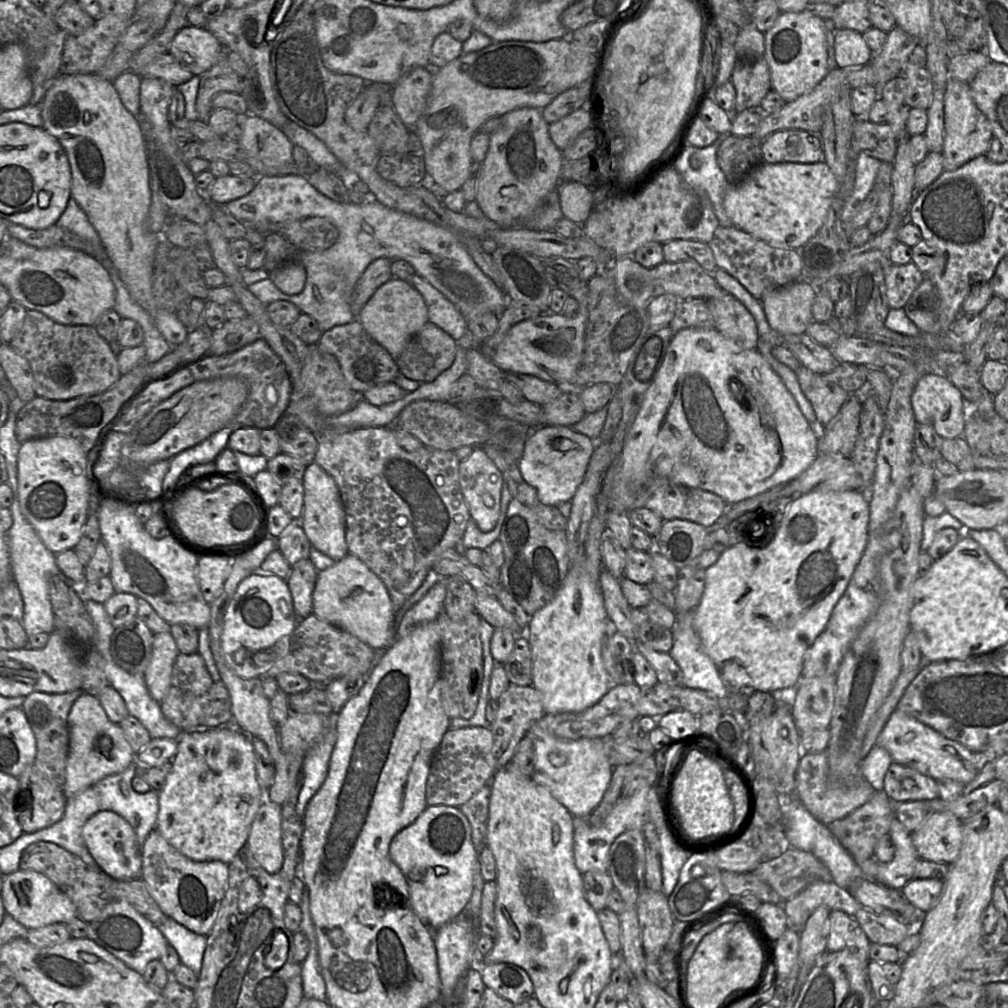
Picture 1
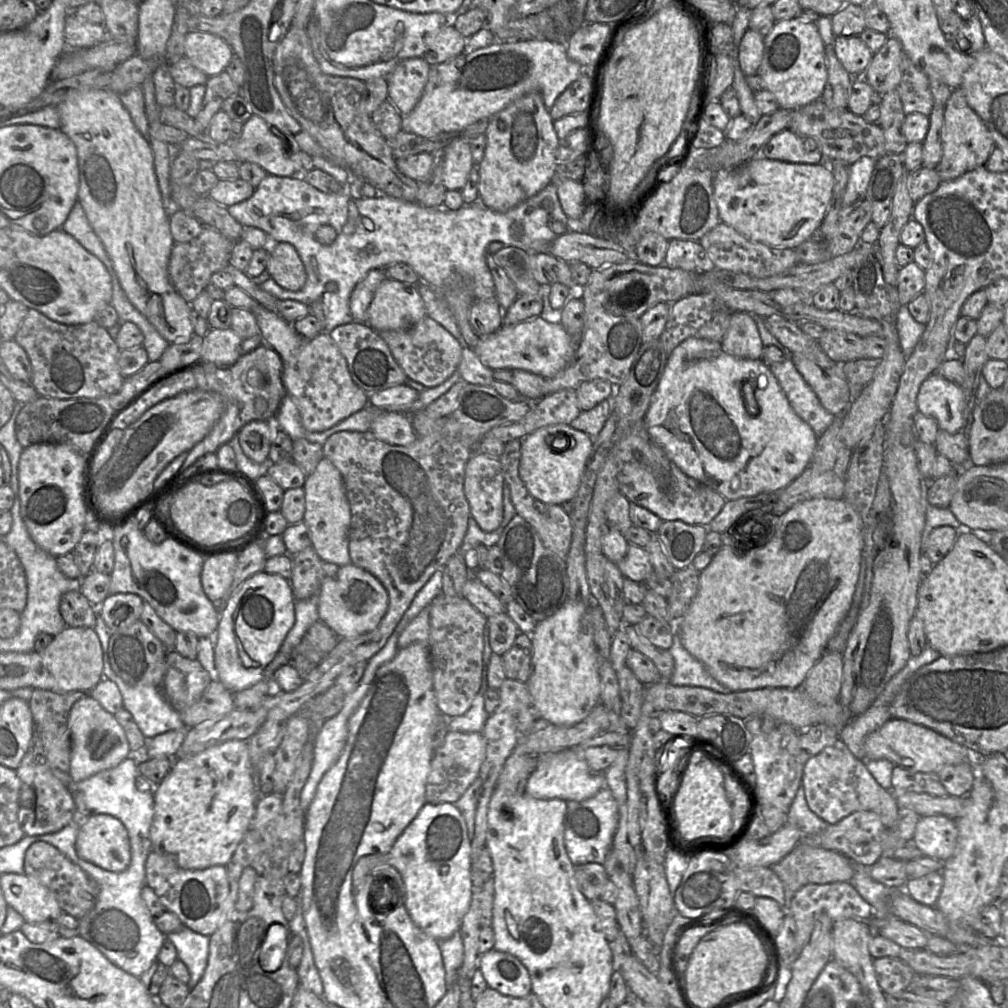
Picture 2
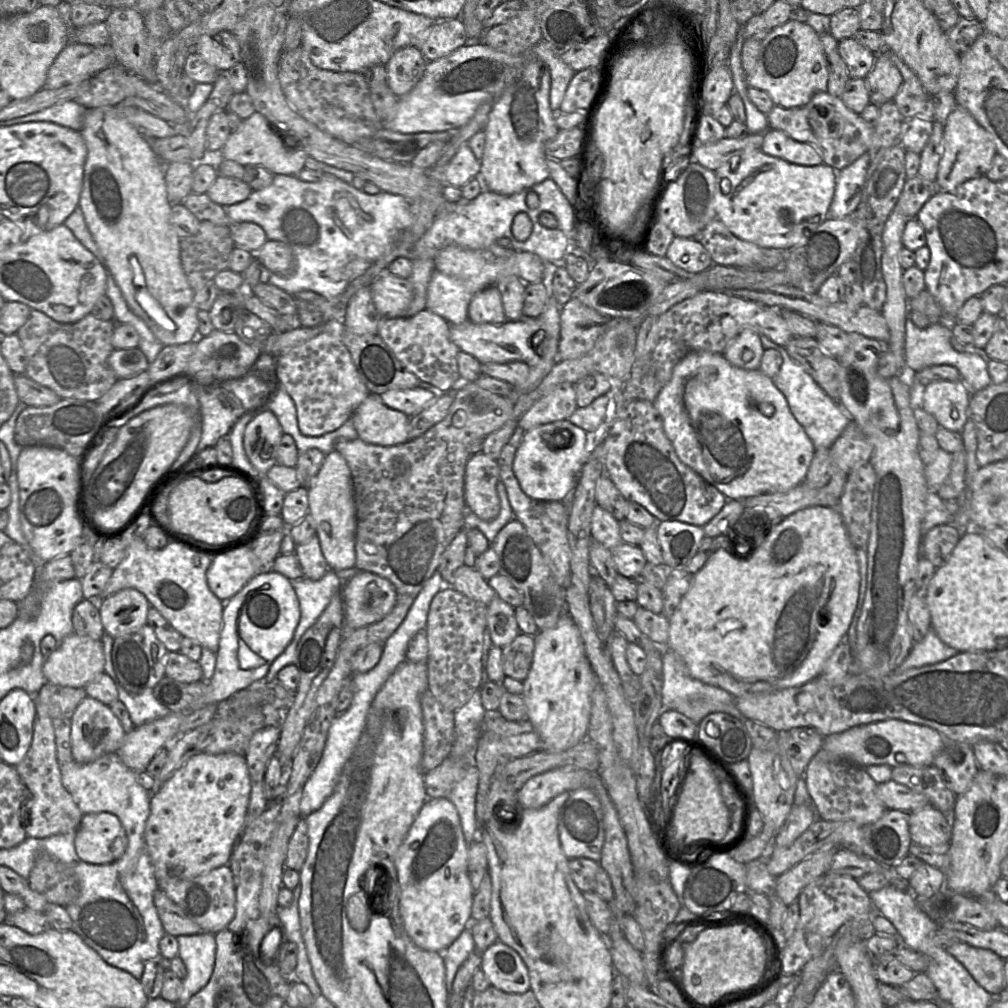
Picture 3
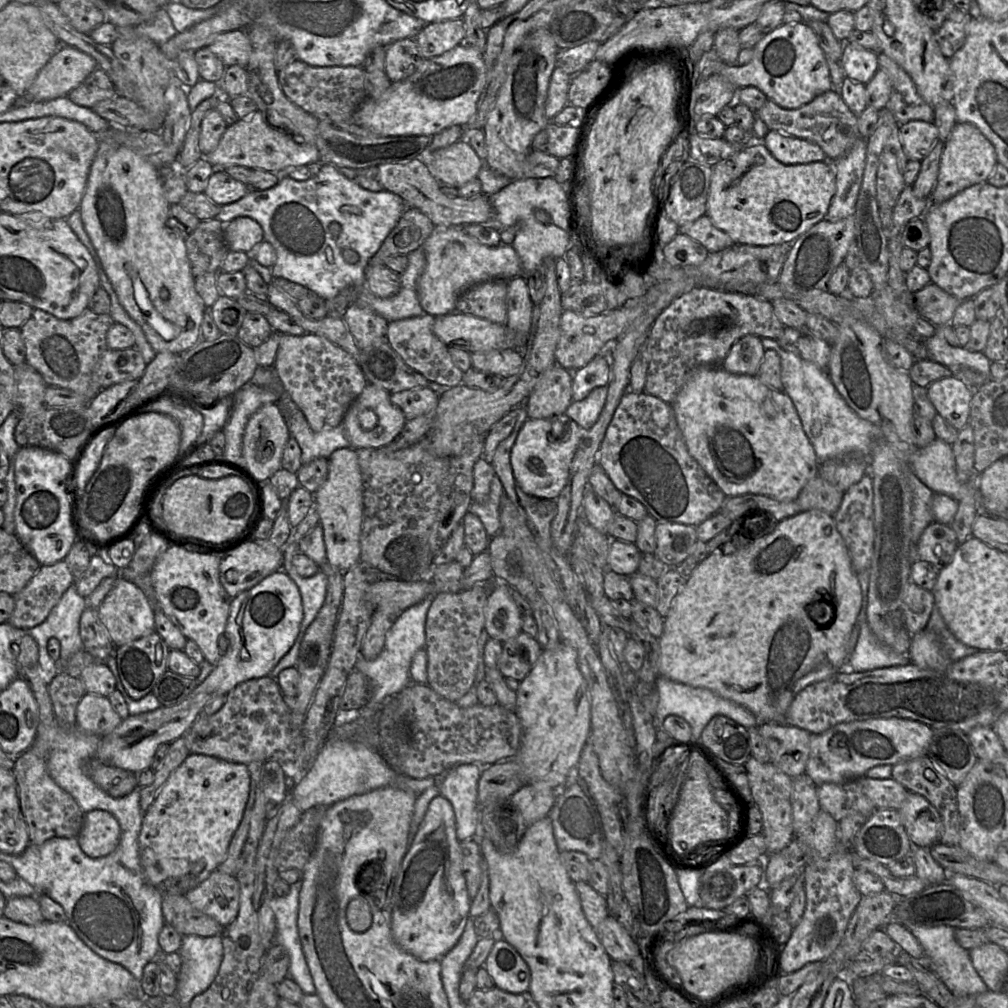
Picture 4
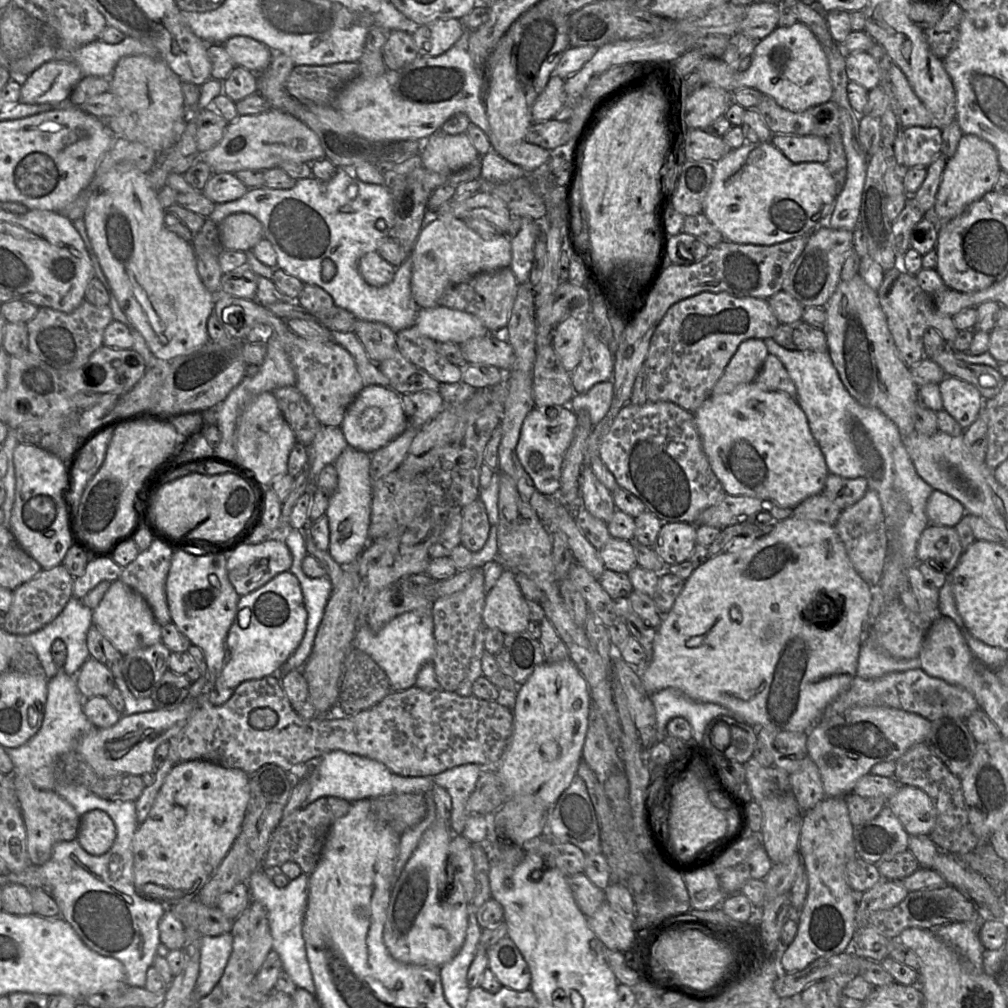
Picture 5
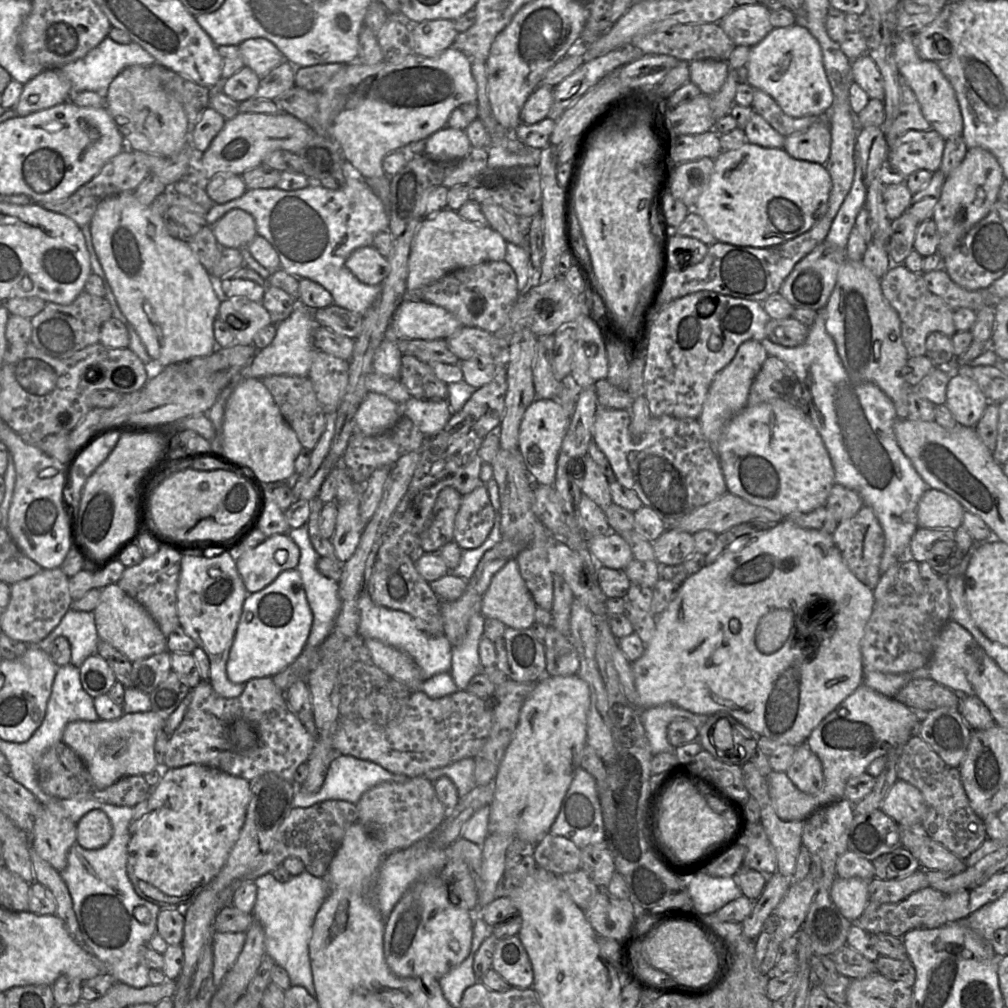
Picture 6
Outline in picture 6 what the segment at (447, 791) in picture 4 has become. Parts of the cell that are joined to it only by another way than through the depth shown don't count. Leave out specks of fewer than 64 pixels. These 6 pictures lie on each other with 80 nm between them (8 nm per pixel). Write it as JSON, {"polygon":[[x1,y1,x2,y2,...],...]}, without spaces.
{"polygon":[[464,758,445,767,429,770,423,776,432,782,442,776,450,778,457,788,459,798,461,798,476,786,474,769,474,759]]}

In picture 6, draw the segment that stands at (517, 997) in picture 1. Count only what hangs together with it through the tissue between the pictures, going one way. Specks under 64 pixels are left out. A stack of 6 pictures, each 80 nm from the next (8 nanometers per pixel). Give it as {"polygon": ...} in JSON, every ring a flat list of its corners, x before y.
{"polygon":[[518,936,497,942,492,969,513,988,526,989,533,986,533,968]]}

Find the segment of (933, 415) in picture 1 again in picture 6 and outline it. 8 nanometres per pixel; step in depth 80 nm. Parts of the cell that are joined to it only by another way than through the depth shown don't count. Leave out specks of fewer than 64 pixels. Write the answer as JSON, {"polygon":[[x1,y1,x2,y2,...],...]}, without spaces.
{"polygon":[[952,373,946,389,945,404,958,424,975,427,989,400,974,380]]}

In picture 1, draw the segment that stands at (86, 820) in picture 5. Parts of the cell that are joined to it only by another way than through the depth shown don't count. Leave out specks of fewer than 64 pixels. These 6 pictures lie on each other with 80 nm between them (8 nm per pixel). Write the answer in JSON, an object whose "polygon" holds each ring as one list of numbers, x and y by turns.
{"polygon":[[103,810,90,817,82,828,84,843,102,872,115,880,138,879,142,873,141,847,131,825,119,814]]}

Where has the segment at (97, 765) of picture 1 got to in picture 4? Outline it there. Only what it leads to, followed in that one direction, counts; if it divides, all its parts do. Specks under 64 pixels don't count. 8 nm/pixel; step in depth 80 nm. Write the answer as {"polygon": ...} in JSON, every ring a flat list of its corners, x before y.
{"polygon":[[86,693,76,709,76,727,88,734,103,737,111,733,122,719,107,697]]}

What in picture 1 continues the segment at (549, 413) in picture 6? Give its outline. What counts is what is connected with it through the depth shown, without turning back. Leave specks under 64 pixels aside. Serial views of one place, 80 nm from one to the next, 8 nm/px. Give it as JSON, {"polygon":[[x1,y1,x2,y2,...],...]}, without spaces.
{"polygon":[[540,426,533,429,526,440,518,463,521,476,535,489,542,504,557,507,561,503,572,502,584,480,595,446,596,442,568,426]]}

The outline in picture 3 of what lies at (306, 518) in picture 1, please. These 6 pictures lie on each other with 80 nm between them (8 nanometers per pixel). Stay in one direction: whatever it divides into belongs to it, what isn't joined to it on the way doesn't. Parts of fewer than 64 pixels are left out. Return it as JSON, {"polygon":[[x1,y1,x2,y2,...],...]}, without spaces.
{"polygon":[[338,451,325,455,318,474,312,479,308,489,309,511,316,528,322,553,329,568,350,569,356,564,357,518,354,501,354,486,350,468]]}

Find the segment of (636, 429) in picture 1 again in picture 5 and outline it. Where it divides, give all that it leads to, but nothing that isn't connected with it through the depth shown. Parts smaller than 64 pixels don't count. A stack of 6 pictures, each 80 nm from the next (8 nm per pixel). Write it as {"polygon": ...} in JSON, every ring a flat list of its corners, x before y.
{"polygon":[[755,382,740,385,730,393,709,396,694,412,694,418,701,438,703,451,705,452,711,468,722,484,726,494,765,499,772,501,780,507,793,509,807,498,823,492,829,474,825,457,811,433,804,411,800,408,796,400,791,398,787,393,763,390]]}

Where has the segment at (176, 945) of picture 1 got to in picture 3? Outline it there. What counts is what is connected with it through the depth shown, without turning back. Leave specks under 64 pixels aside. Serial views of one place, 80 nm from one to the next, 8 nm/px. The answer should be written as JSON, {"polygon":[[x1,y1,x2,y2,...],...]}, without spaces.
{"polygon":[[202,933,177,936,179,957,184,963,187,975,182,980,183,990,177,1007,185,1007,190,998,209,982,215,965,215,934]]}

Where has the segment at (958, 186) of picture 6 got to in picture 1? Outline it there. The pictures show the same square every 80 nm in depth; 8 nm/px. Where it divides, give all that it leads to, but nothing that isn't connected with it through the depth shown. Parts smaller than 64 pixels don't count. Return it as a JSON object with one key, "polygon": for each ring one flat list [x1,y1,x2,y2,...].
{"polygon":[[950,78,944,93,944,143,941,152,944,170,956,170,970,160,986,154,992,138,991,125,976,106,969,83]]}

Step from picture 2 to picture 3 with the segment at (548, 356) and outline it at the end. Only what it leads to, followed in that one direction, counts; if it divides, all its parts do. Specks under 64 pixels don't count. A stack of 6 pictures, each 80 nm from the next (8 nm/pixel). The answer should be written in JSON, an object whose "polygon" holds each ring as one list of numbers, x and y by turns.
{"polygon":[[538,318,506,320,501,324,477,324,468,319,458,325,450,324,449,332,450,339,461,351,471,354,482,364,521,361,528,366,533,366,539,360,535,347,544,338,544,331]]}

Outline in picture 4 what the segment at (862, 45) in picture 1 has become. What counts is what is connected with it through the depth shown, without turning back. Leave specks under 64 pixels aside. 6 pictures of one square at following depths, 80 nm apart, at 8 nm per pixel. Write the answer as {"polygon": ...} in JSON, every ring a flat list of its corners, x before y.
{"polygon":[[844,42,843,67,849,79,867,84,880,68,878,53,855,43]]}

